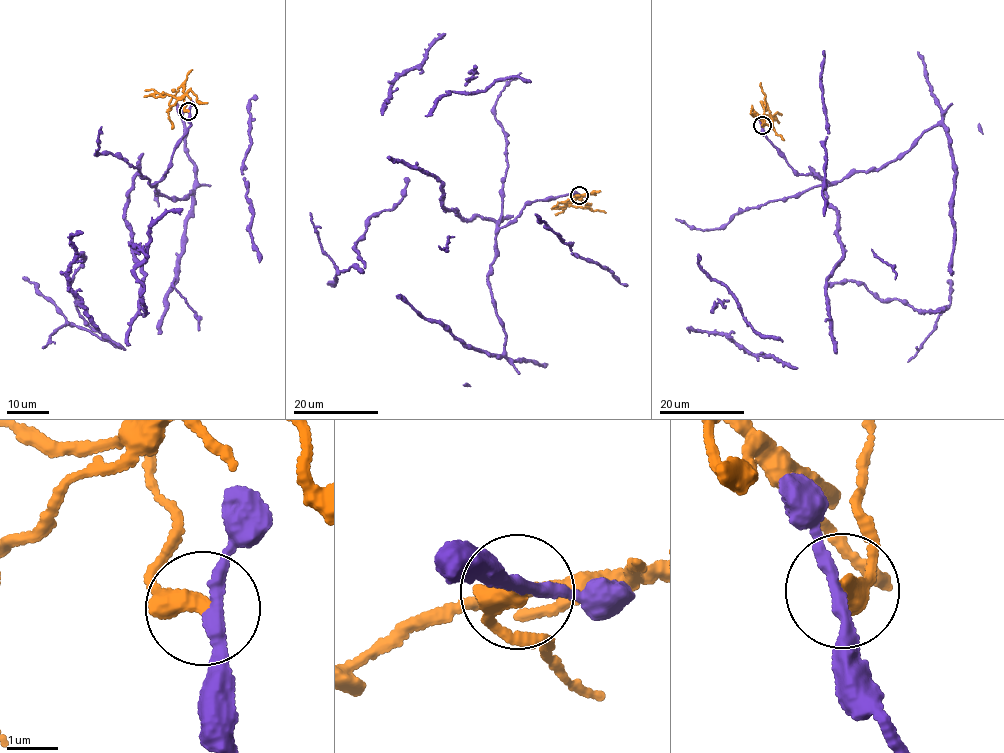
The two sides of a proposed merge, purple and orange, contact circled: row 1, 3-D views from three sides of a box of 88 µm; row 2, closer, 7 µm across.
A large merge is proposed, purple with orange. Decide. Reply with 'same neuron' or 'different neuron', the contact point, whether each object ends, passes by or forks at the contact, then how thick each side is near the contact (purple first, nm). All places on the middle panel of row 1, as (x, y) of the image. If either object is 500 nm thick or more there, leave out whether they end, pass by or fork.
different neuron; place (579, 195); purple passes by; orange ends; calibres 220 and 400 nm

